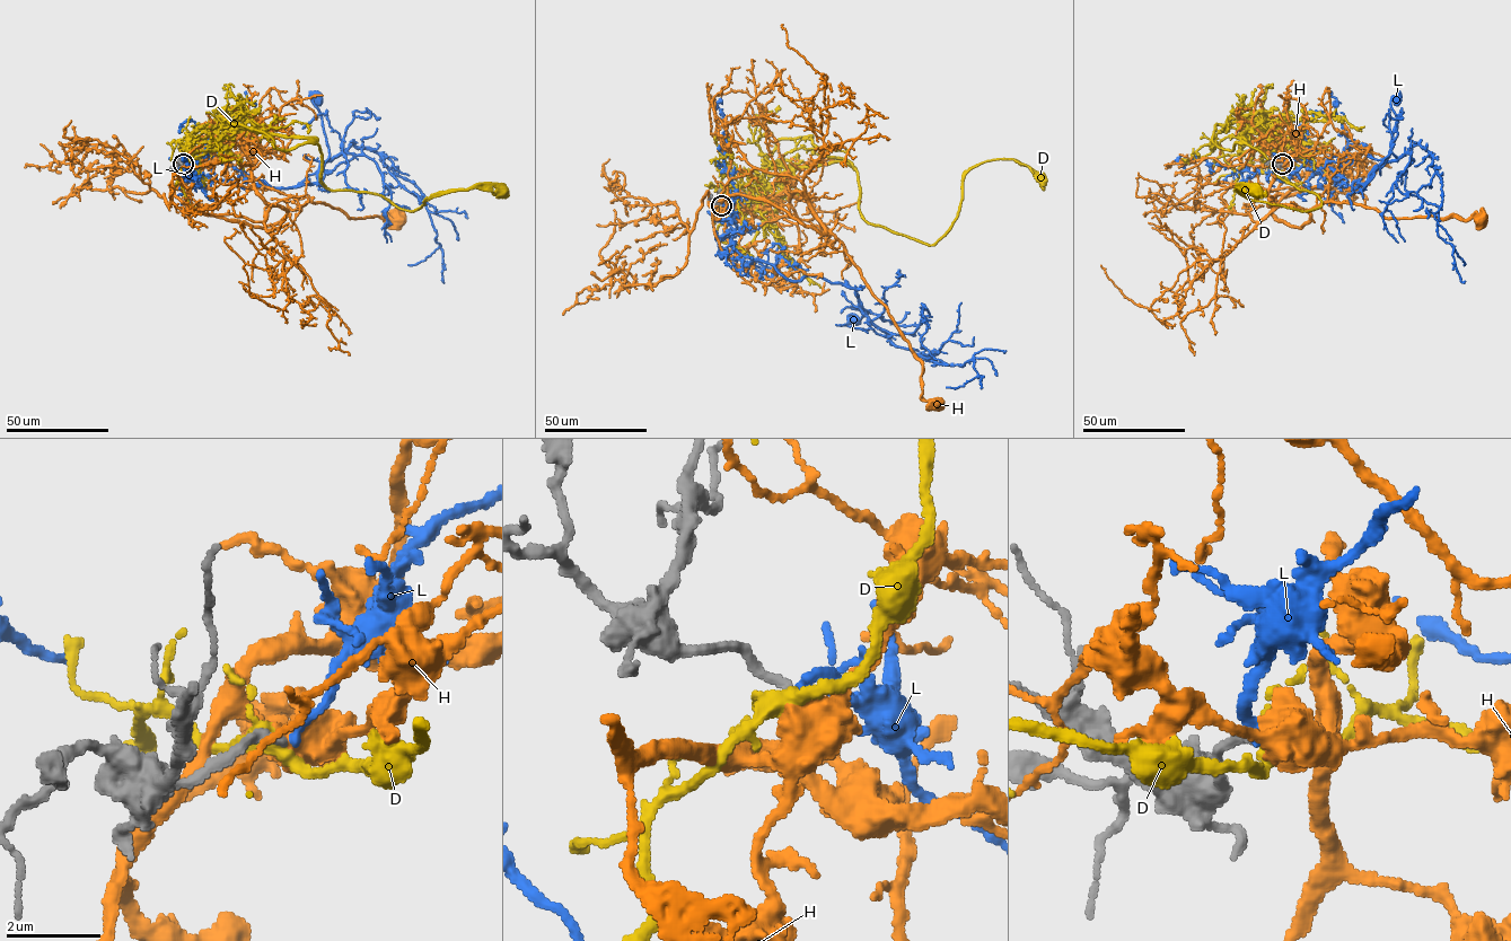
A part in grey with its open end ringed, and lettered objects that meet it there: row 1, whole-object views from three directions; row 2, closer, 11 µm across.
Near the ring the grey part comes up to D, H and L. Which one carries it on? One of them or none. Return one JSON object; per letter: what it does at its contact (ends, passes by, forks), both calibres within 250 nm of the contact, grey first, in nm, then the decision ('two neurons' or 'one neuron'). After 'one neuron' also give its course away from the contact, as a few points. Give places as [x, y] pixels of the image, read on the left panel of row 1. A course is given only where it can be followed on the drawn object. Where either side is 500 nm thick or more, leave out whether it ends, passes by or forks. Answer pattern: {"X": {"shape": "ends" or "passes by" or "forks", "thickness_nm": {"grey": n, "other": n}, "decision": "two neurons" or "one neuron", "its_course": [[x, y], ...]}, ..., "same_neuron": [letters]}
{"D": {"shape": "forks", "thickness_nm": {"grey": 200, "other": 280}, "decision": "two neurons"}, "H": {"thickness_nm": {"grey": 200, "other": 650}, "decision": "two neurons"}, "L": {"shape": "ends", "thickness_nm": {"grey": 200, "other": 190}, "decision": "one neuron", "its_course": [[183, 164], [193, 151], [196, 176], [246, 188], [315, 183], [328, 155], [317, 98]]}, "same_neuron": ["L"]}

